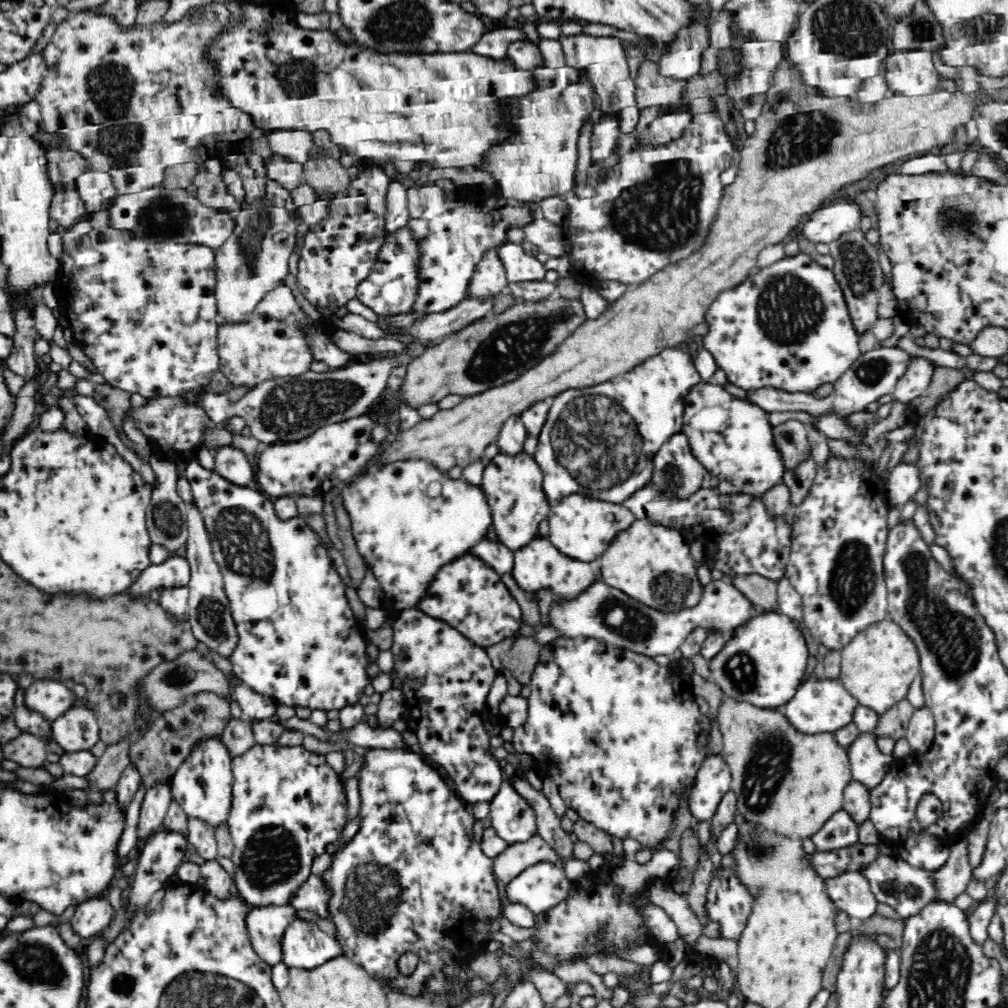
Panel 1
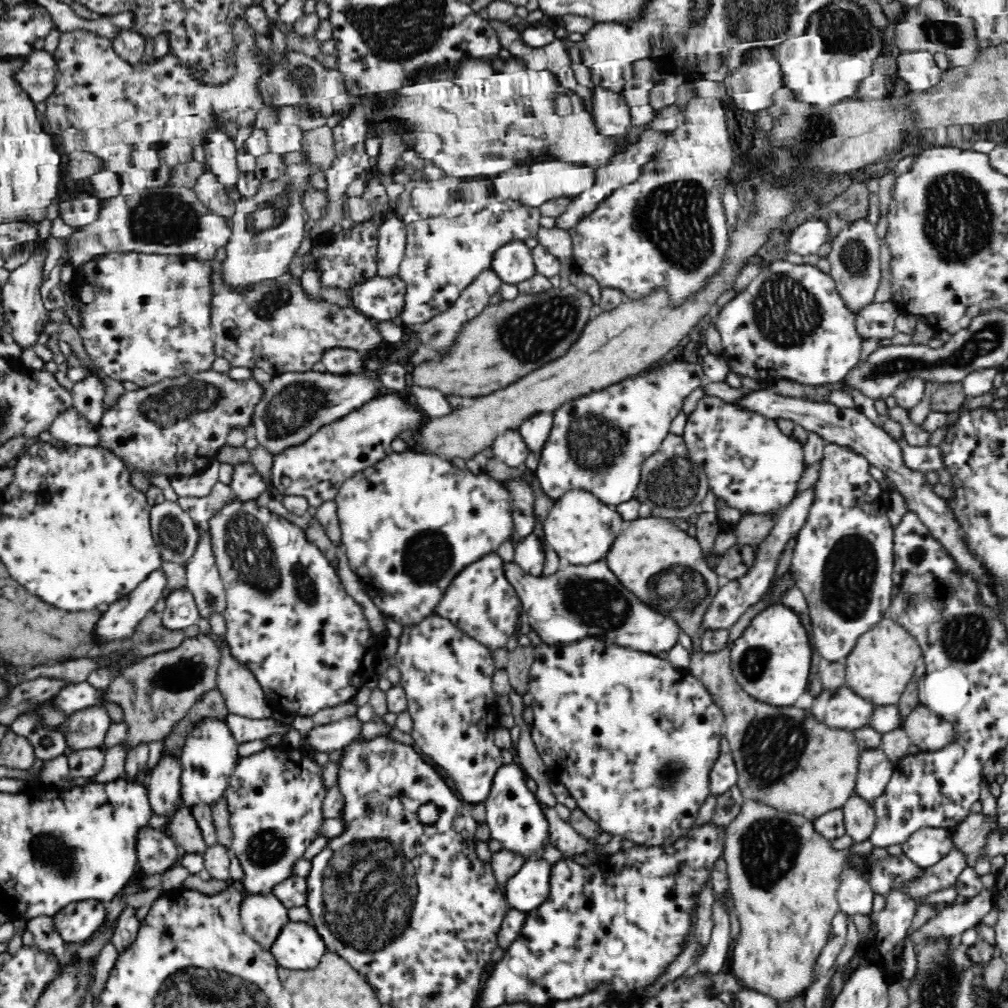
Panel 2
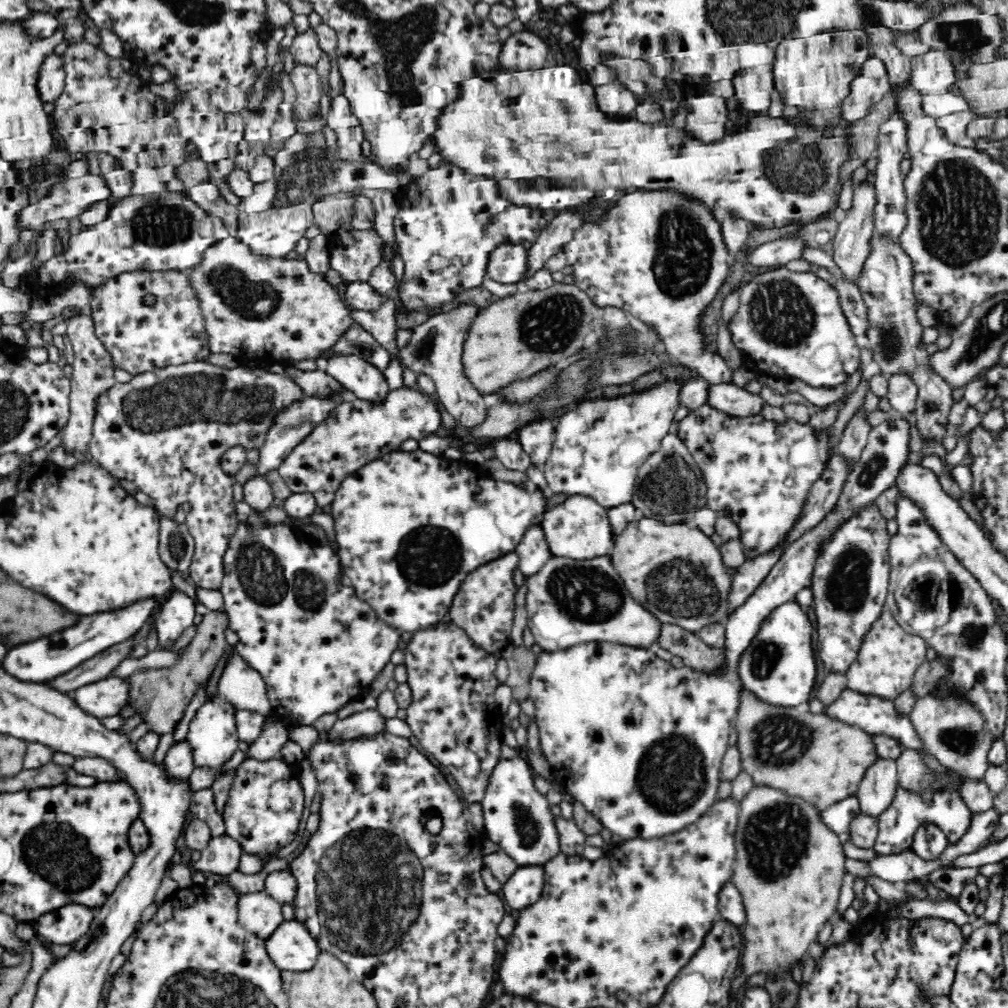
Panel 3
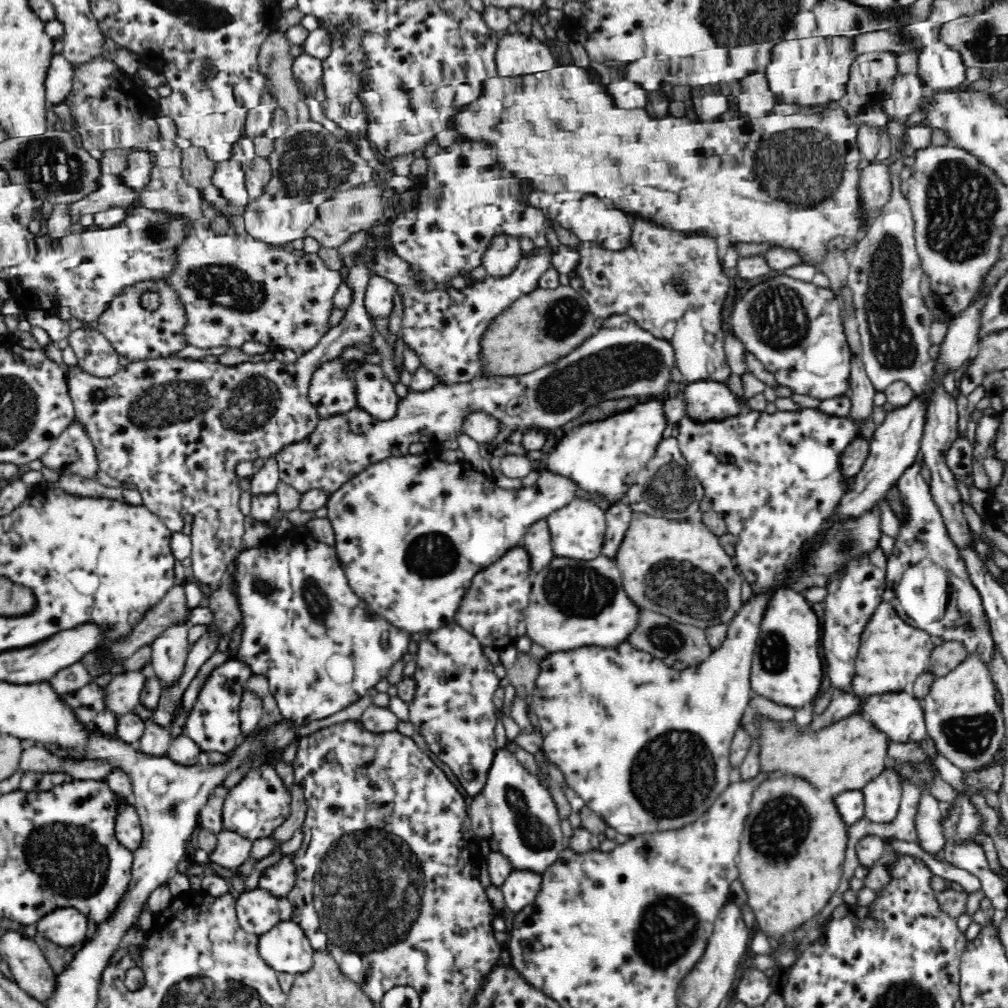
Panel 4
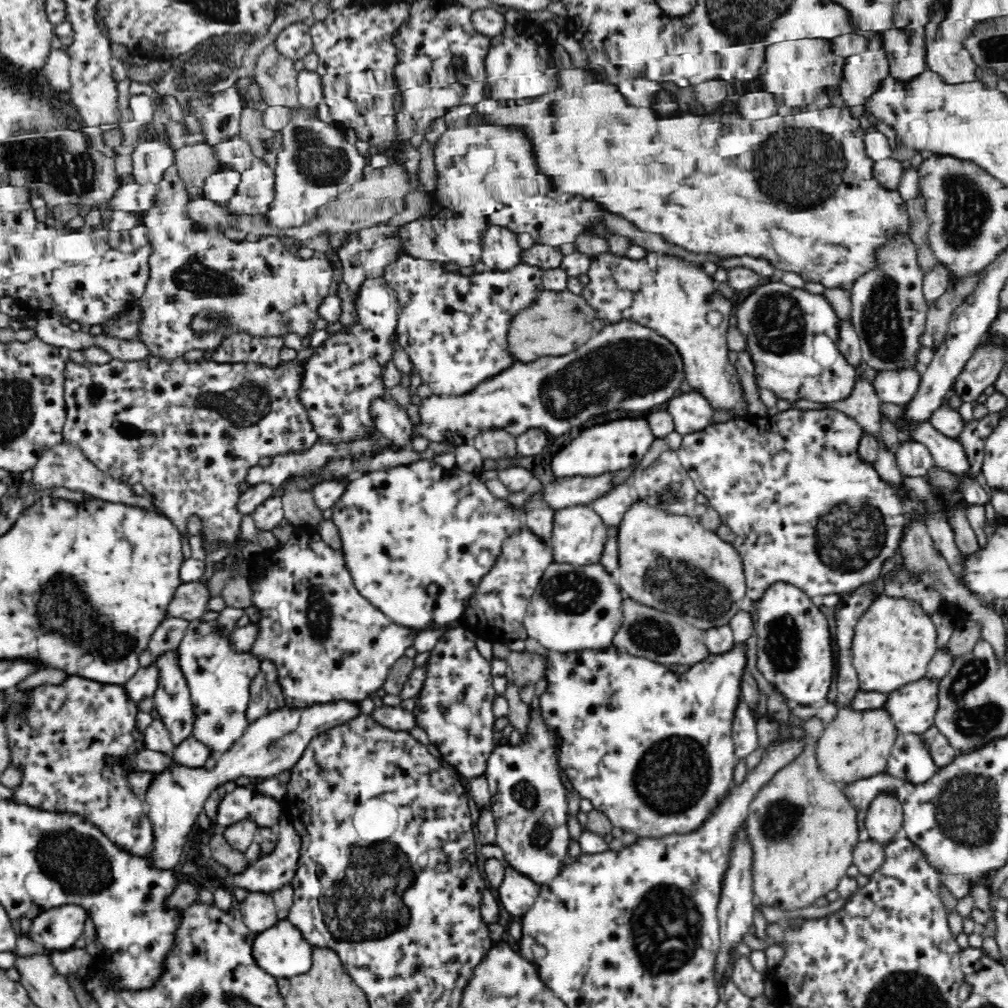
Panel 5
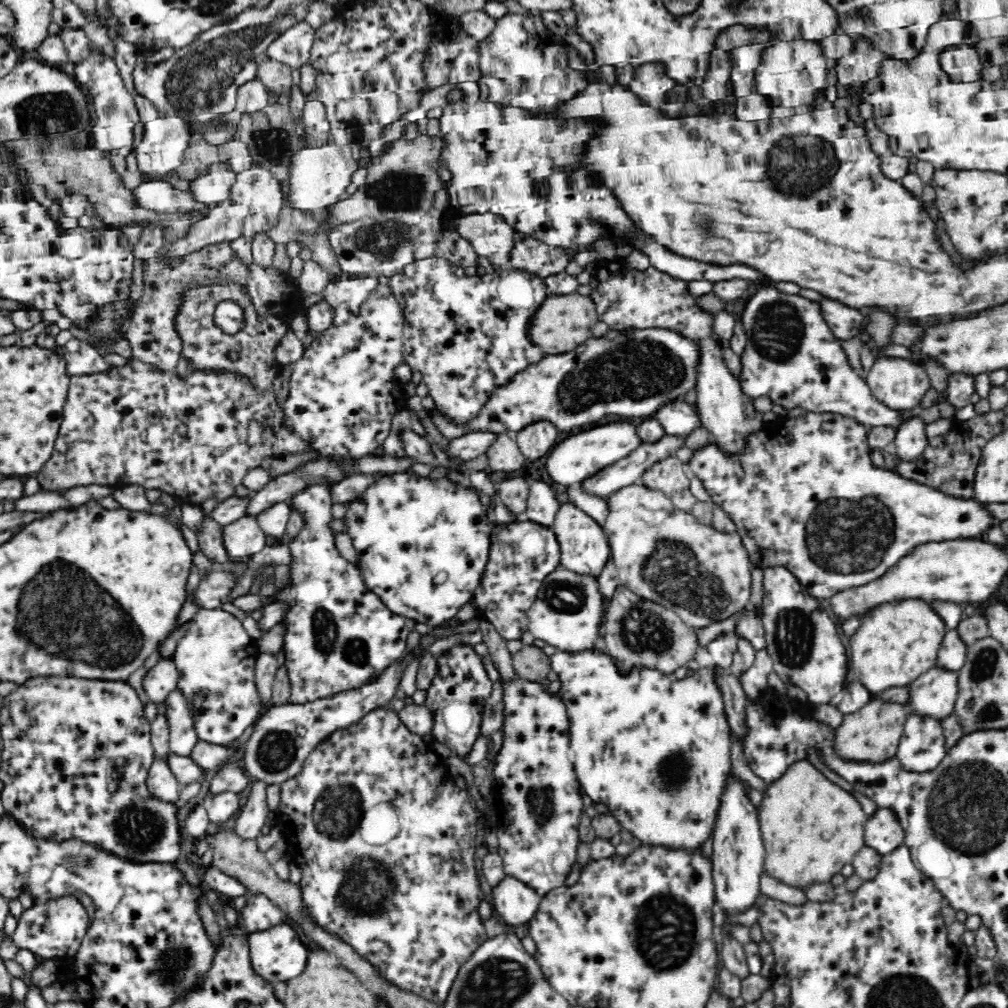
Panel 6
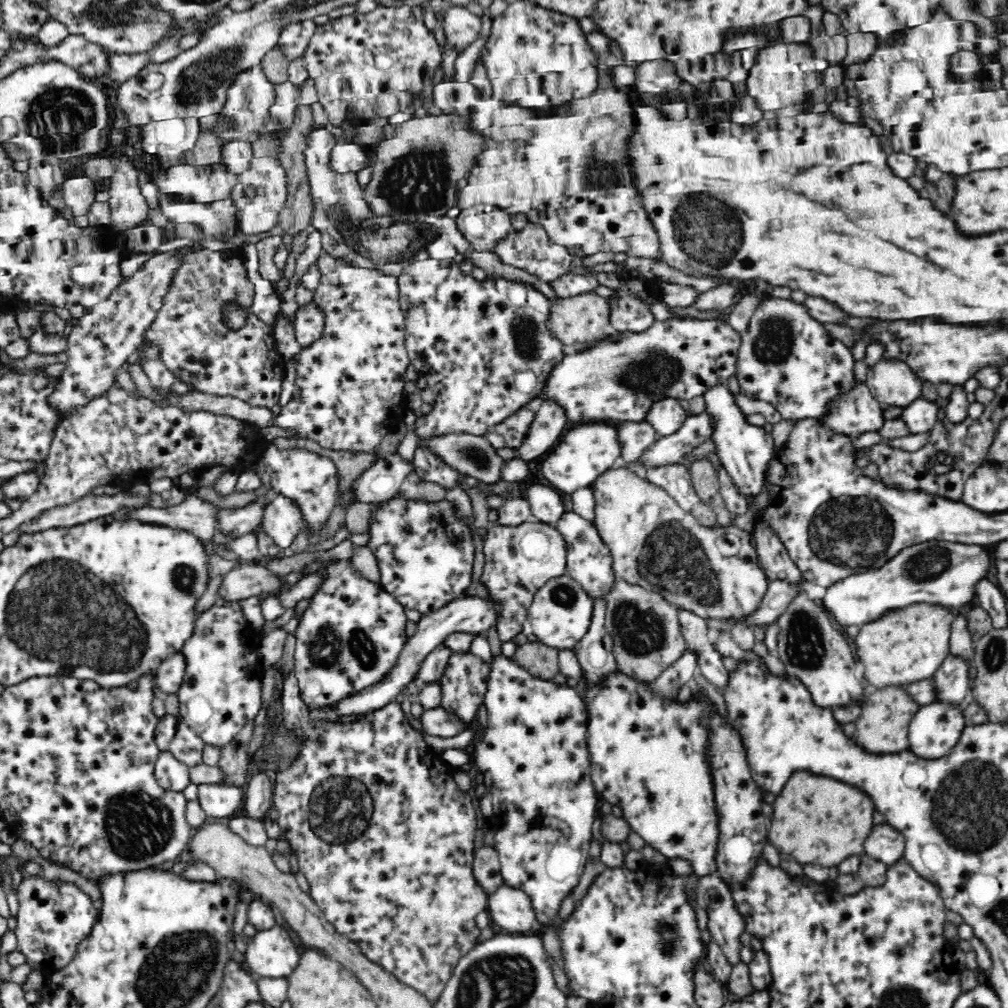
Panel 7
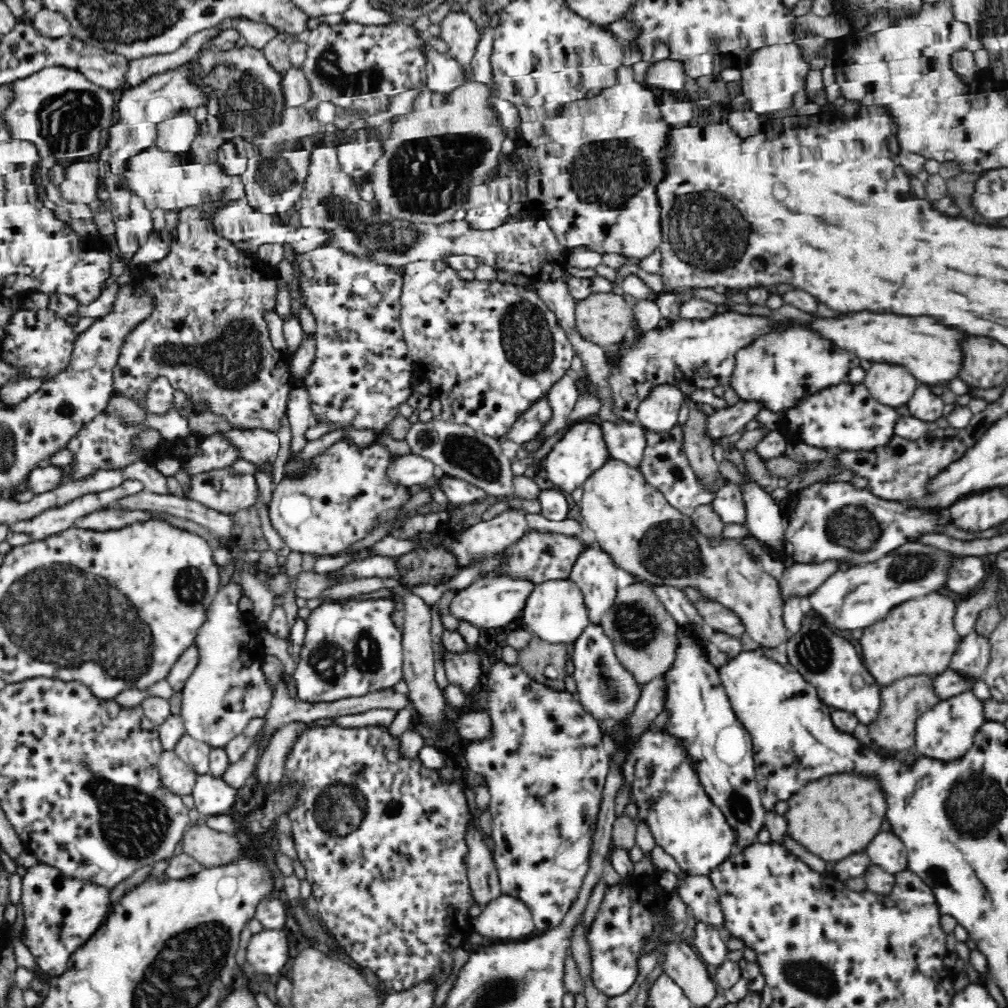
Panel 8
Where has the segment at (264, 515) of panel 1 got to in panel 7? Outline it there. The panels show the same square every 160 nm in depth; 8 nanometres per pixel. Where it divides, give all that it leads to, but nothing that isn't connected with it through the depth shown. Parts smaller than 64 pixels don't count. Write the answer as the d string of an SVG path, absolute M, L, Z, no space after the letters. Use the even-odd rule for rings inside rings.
M273 443L262 449L259 459L266 465L266 472L272 477L272 487L278 494L290 497L302 509L308 531L316 534L328 522L331 511L335 506L335 490L338 486L336 465L328 456L310 452L306 448L278 448ZM346 560L330 561L318 571L326 577L326 582L309 598L309 606L299 619L293 655L294 674L299 681L302 699L312 711L338 705L341 700L358 695L362 690L386 680L409 639L405 633L408 622L406 607L392 593L382 589L381 585L366 580L352 563Z

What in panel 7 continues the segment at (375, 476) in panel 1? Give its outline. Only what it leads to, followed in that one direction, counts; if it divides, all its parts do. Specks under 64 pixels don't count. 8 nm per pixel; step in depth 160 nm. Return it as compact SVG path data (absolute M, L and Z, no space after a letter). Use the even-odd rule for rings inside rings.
M704 411L697 415L688 414L682 426L670 436L658 437L637 464L666 466L682 462L684 454L706 442L714 434L716 428L714 415ZM395 495L374 509L368 532L370 540L366 546L376 555L380 570L379 584L406 608L416 609L425 615L448 601L462 596L462 592L470 586L475 555L473 535L466 521L455 517L454 507L447 499L432 503L416 499L407 500L405 497Z

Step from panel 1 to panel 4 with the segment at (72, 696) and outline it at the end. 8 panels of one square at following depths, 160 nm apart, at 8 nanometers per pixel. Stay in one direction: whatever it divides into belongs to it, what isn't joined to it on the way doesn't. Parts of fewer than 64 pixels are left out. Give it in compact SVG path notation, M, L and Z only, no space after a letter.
M128 671L124 675L114 677L108 685L109 708L117 716L134 711L134 708L141 704L140 696L146 688L148 671Z

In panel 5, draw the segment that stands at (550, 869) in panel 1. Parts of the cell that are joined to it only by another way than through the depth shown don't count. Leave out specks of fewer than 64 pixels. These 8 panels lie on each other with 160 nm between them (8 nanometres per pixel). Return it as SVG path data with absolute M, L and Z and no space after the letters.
M505 864L505 877L497 888L497 899L506 908L508 917L519 919L536 902L539 888L529 878Z

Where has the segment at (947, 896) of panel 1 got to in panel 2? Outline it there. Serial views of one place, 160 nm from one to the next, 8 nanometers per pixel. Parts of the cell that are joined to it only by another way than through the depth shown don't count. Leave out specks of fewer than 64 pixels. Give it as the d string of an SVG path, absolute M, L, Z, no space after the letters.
M994 812L992 816L971 813L970 817L952 832L954 846L964 851L968 866L976 866L980 850L987 842L986 838L998 824L999 815L997 812Z

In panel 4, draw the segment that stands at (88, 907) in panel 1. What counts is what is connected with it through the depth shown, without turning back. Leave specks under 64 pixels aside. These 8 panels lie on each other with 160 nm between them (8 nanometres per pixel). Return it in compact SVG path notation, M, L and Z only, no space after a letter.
M57 908L38 920L36 930L58 946L75 949L83 944L89 923L77 908Z

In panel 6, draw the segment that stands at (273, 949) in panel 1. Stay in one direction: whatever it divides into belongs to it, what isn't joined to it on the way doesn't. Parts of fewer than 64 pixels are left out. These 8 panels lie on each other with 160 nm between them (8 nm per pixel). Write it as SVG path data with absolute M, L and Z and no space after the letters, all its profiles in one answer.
M263 894L248 895L246 906L240 911L244 919L245 930L261 931L282 922L283 912L276 908Z

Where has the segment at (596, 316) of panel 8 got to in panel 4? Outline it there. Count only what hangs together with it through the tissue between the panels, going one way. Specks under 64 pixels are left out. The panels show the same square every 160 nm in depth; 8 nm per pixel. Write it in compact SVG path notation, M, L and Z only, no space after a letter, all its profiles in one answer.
M560 285L554 289L538 288L522 296L490 322L483 339L484 375L529 373L550 360L558 360L558 356L566 356L584 340L596 335L598 328L594 326L594 320L587 300L570 285Z

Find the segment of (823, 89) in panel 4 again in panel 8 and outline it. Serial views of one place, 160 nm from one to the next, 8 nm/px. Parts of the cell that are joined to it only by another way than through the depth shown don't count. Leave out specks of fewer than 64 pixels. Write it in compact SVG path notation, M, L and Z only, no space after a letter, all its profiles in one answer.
M795 42L764 46L753 51L747 65L741 70L740 90L744 92L752 111L772 115L792 106L794 94L805 90L809 70L809 63L803 59L801 48Z

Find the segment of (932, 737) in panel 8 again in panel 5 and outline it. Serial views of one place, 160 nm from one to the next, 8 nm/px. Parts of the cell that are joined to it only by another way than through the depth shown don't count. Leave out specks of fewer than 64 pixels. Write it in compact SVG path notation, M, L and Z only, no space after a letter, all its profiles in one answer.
M900 732L887 760L887 771L914 784L921 783L939 771L924 732Z

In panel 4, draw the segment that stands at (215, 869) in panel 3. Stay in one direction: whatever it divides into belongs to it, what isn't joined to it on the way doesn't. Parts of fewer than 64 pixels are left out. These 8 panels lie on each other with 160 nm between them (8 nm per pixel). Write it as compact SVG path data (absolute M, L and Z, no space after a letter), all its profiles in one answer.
M225 828L216 835L218 844L216 850L209 855L211 862L216 862L224 868L235 869L249 858L250 848L252 848L250 839Z

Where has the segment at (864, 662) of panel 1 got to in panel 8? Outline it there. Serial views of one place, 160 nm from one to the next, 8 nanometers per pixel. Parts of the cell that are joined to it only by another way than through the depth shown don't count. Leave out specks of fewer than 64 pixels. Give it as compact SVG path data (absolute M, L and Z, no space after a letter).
M934 591L920 598L912 598L890 610L882 622L876 622L864 630L860 638L862 656L880 684L892 684L896 678L910 674L918 676L918 672L942 674L949 668L963 639L954 626L957 597L950 592Z

